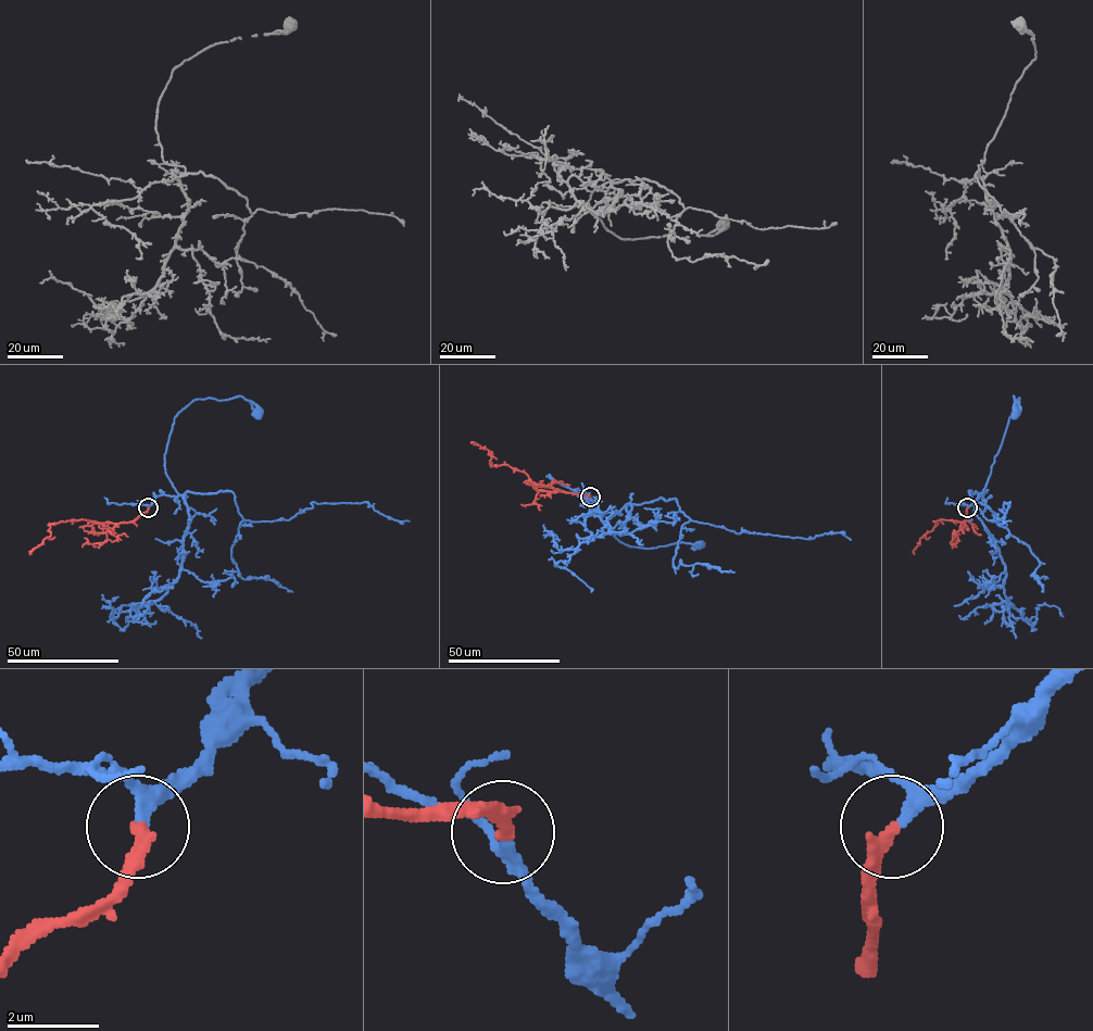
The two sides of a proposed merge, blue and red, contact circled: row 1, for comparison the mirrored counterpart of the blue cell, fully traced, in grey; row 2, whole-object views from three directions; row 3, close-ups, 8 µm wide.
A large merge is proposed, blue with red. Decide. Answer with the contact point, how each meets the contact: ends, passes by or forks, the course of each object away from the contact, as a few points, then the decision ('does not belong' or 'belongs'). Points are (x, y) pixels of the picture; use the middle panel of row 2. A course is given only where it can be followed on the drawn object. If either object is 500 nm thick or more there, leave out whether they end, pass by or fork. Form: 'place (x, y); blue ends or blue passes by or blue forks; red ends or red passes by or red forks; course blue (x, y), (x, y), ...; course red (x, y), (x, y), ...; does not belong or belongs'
place (590, 497); blue passes by; red ends; course blue (589, 497), (601, 512), (619, 511), (606, 520), (606, 526), (625, 544), (650, 548), (680, 542), (700, 543); course red (589, 497), (537, 490), (525, 473), (507, 464), (493, 466), (490, 461), (492, 453), (473, 442); belongs

